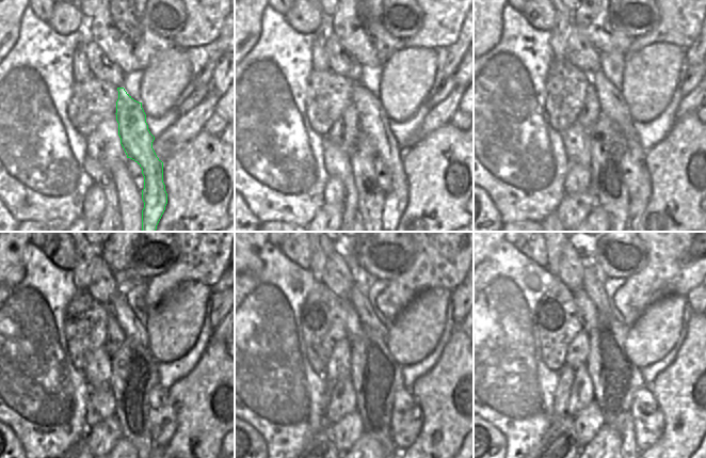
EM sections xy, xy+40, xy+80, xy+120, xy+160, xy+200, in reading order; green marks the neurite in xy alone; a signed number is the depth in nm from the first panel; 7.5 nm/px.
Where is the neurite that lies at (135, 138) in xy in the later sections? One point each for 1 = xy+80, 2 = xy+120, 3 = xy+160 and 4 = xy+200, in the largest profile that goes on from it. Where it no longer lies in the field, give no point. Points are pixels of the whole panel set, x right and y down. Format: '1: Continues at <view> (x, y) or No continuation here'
1: Continues at xy+80 (612, 106)
2: Continues at xy+120 (132, 329)
3: Continues at xy+160 (362, 280)
4: Continues at xy+200 (594, 278).

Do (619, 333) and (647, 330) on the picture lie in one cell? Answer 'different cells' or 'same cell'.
different cells

